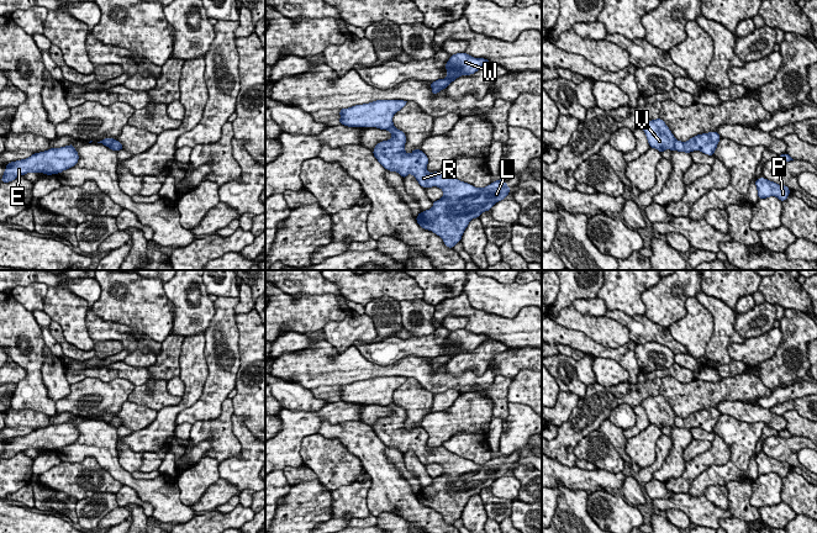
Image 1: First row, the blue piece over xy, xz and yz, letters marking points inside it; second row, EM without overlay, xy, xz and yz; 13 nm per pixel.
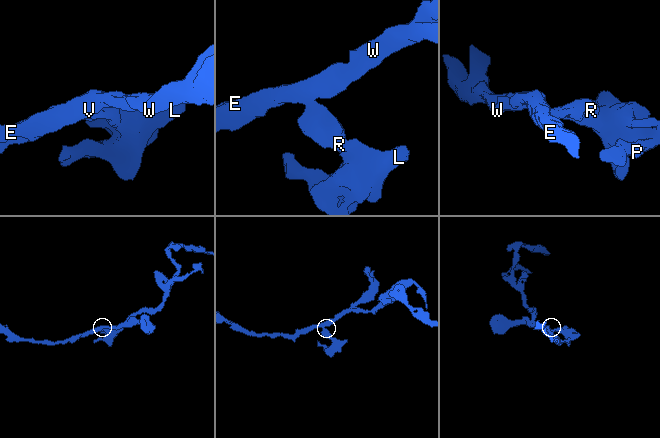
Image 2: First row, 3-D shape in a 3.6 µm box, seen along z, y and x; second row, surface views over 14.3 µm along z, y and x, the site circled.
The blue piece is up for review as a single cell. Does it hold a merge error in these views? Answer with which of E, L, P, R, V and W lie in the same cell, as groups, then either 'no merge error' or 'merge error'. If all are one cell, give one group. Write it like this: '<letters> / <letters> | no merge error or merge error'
E V W / L P R | merge error

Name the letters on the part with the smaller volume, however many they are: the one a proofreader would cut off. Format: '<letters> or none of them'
L, P, R

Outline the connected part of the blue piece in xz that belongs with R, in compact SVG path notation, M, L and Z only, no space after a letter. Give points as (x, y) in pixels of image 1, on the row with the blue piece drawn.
M394 126L388 131L392 137L374 147L374 157L386 170L396 171L404 179L412 174L422 188L437 186L443 190L443 196L433 201L429 210L420 212L416 221L422 228L439 236L448 248L462 241L473 218L490 211L496 202L508 195L511 188L502 179L485 188L475 188L444 170L428 173L428 157L421 149L416 148L411 154L405 152L405 132Z

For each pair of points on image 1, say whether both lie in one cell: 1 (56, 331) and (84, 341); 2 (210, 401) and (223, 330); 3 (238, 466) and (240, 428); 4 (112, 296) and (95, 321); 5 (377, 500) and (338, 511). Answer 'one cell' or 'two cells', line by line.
1: two cells
2: one cell
3: one cell
4: two cells
5: two cells

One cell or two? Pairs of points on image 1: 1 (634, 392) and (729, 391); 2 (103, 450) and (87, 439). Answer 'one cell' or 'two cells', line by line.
1: two cells
2: one cell

